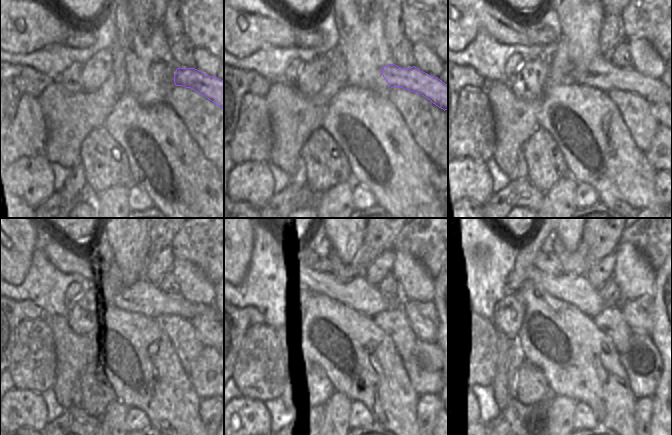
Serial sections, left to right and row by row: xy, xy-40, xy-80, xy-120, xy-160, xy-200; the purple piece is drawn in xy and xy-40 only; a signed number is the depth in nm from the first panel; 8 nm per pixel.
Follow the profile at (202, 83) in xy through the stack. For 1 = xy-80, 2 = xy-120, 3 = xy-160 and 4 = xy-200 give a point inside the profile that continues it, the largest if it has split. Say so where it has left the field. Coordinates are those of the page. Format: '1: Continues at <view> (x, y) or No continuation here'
1: Continues at xy-80 (600, 74)
2: Continues at xy-120 (143, 297)
3: Continues at xy-160 (357, 293)
4: Continues at xy-200 (576, 290)

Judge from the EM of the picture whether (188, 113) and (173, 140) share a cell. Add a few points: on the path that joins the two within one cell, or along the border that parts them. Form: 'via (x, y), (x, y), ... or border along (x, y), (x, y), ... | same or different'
border along (168, 103), (195, 142) | different

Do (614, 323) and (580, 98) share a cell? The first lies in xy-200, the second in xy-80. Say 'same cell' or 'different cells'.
different cells

